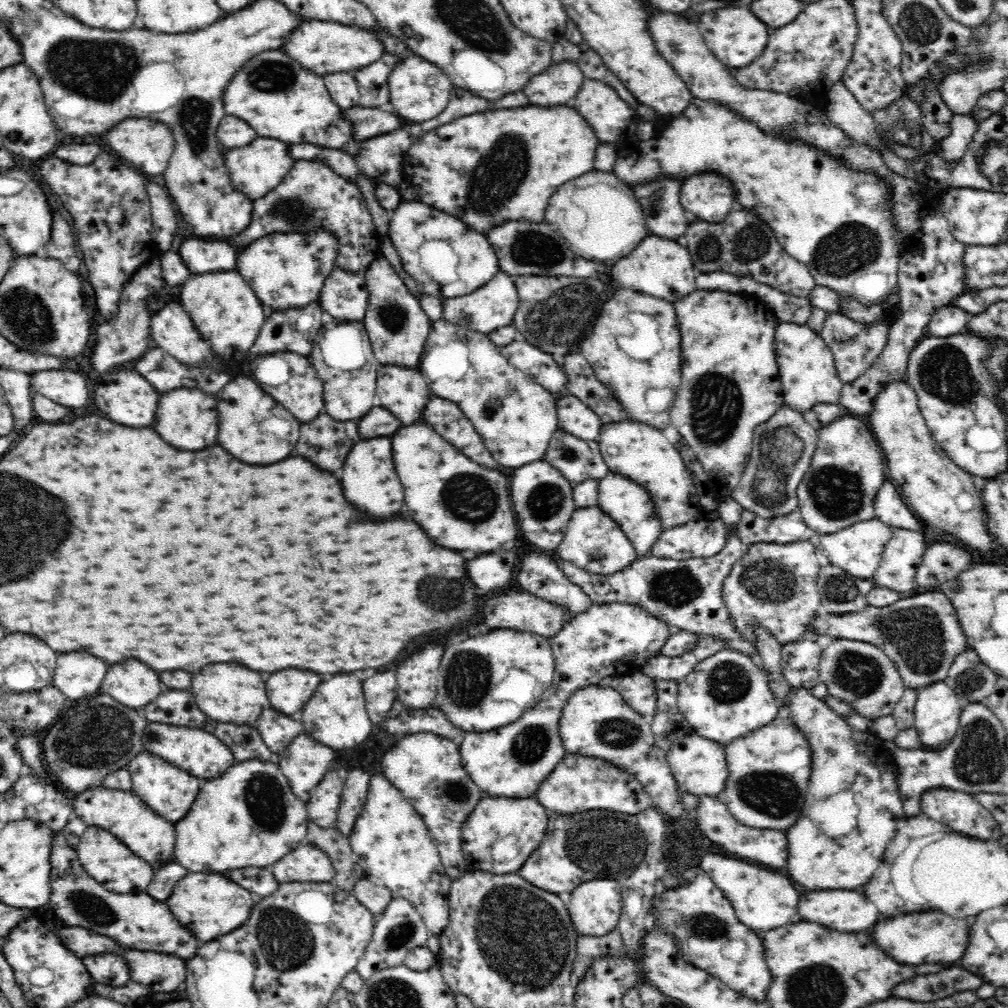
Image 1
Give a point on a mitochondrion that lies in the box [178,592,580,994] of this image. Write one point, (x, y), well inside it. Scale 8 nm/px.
(524, 937)

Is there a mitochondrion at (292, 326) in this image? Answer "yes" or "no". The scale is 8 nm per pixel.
yes

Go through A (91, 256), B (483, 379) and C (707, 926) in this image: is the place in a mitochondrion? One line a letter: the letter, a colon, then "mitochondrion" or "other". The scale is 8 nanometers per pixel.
A: other
B: mitochondrion
C: mitochondrion

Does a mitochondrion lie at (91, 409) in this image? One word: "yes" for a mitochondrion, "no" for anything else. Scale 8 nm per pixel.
no

